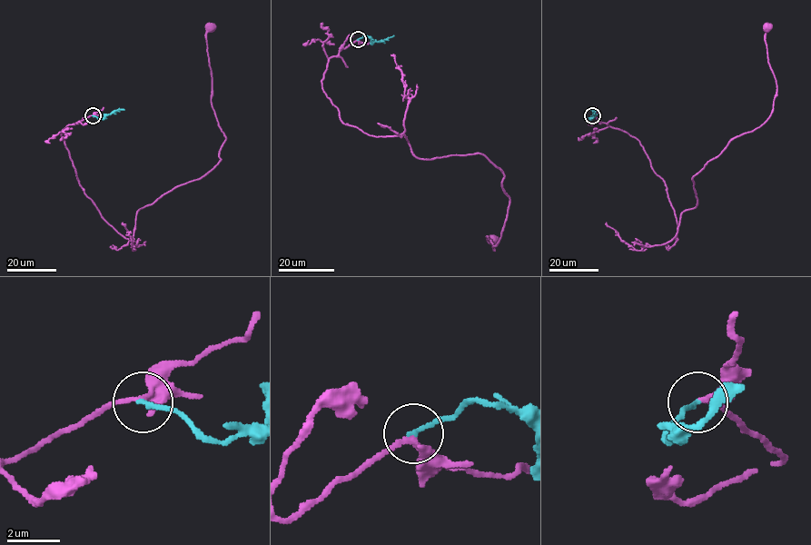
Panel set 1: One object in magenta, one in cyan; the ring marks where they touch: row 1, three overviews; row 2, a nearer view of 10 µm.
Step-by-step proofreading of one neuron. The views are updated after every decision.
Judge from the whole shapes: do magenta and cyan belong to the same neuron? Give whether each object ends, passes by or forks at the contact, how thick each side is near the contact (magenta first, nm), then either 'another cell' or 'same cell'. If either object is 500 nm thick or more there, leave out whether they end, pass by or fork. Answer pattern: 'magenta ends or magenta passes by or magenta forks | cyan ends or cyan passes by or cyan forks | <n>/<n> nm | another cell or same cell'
magenta passes by | cyan ends | 170/160 nm | same cell

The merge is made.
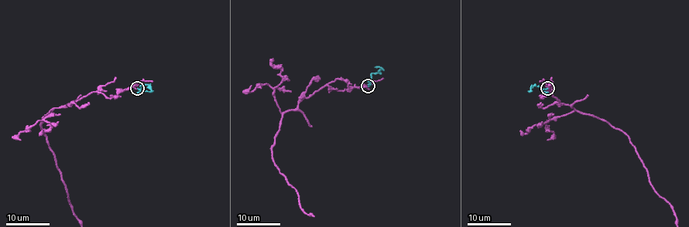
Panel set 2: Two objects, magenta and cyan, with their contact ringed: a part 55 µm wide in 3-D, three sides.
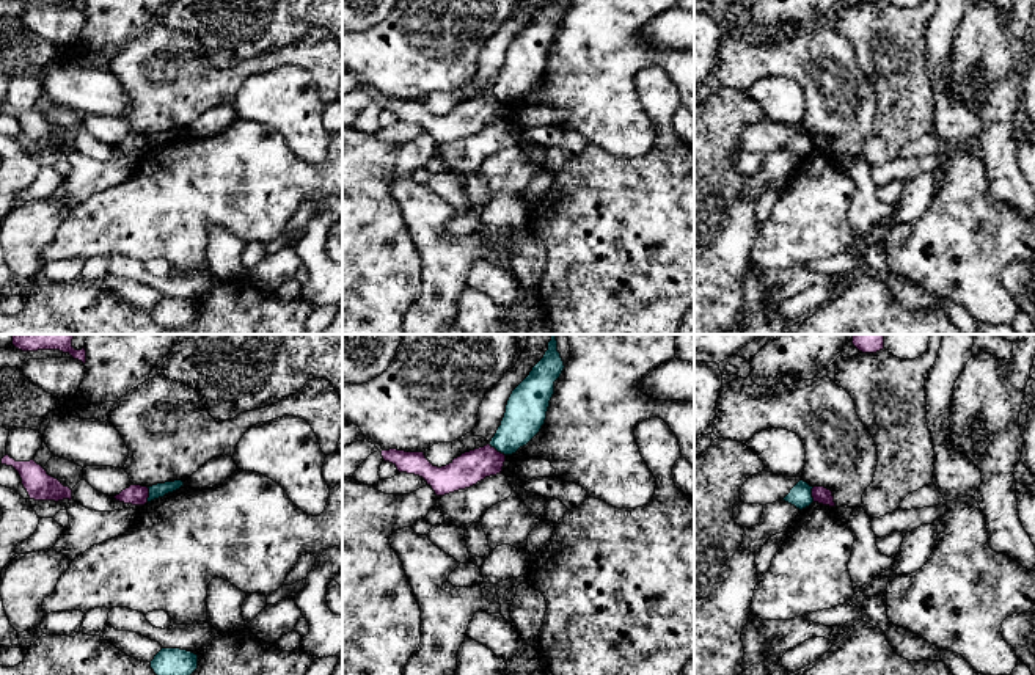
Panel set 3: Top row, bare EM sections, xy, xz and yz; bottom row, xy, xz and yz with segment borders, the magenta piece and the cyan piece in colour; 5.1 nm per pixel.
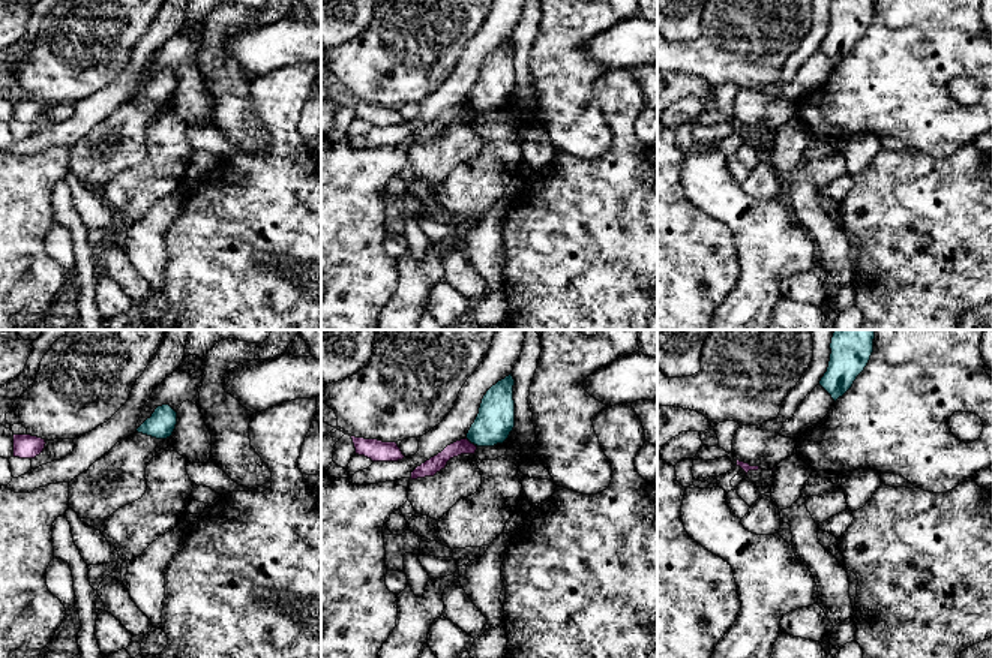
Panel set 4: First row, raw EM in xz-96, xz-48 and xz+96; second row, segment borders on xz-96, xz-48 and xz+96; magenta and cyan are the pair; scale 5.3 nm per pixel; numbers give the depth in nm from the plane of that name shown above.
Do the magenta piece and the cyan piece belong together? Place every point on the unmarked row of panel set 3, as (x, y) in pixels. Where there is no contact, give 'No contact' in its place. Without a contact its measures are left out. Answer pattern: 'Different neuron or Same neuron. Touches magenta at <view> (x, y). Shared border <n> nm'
Different neuron. Touches magenta at xz (495, 98). Shared border 110 nm

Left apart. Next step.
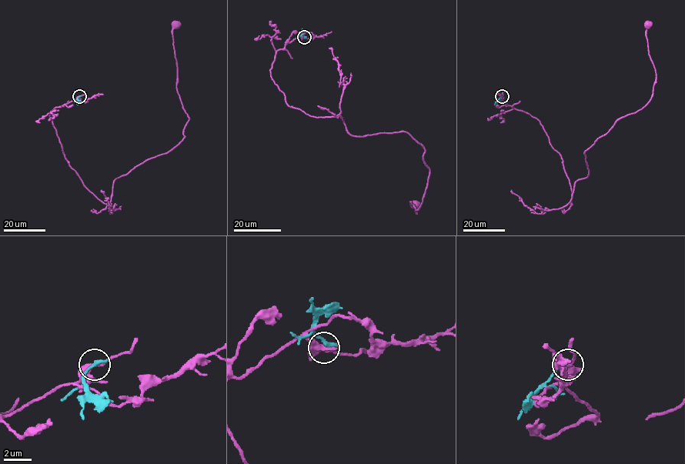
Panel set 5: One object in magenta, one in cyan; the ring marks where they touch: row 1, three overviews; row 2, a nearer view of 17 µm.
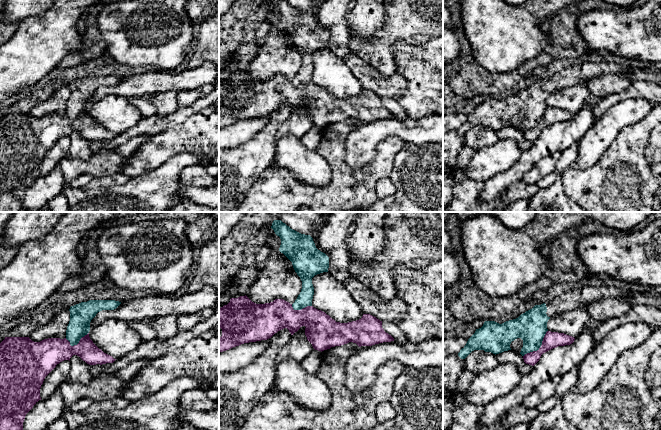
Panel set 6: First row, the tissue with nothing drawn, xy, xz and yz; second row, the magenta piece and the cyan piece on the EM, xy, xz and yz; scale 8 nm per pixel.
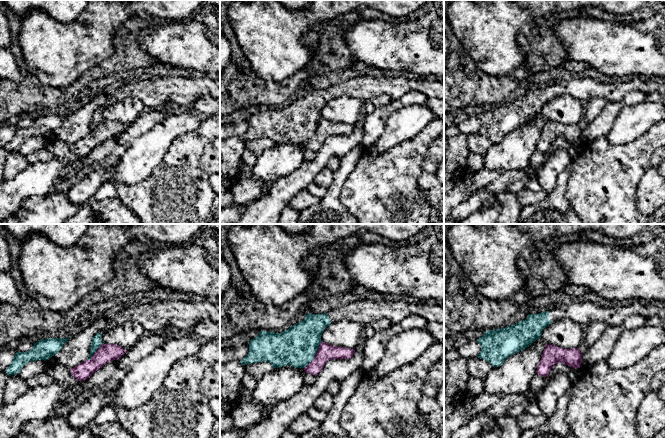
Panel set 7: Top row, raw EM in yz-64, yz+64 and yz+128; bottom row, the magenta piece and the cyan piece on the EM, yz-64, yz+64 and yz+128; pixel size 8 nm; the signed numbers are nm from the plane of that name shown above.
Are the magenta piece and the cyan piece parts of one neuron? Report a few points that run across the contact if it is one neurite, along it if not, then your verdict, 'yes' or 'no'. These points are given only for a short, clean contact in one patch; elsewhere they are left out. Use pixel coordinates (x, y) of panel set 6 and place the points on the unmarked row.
yz (547, 106), (542, 120), (536, 126), (527, 128), (523, 132) | no

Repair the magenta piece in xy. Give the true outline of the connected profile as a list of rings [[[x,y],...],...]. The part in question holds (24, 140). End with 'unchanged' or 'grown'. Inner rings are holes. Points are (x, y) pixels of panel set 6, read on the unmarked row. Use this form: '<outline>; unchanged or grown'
[[[5,113],[0,119],[0,212],[28,212],[23,208],[26,190],[41,176],[40,164],[45,153],[64,136],[79,132],[89,141],[113,139],[116,135],[99,125],[89,113],[71,122],[64,114],[34,118],[29,113]]]; unchanged

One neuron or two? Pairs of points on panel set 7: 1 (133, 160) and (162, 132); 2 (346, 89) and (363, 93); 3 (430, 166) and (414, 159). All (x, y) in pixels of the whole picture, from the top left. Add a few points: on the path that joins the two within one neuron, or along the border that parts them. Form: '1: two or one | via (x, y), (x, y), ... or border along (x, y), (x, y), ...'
1: one | via (140, 154), (155, 139)
2: one | via (350, 89), (359, 89)
3: two | border along (433, 142), (424, 157), (422, 170)

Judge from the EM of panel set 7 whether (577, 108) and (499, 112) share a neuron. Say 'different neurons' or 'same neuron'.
different neurons

